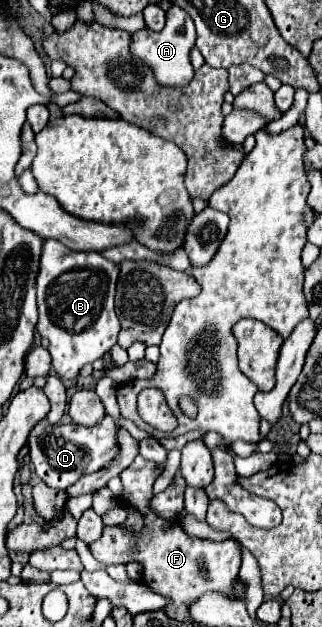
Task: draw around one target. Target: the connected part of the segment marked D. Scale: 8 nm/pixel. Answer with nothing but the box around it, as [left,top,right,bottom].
[28,415,118,489]

